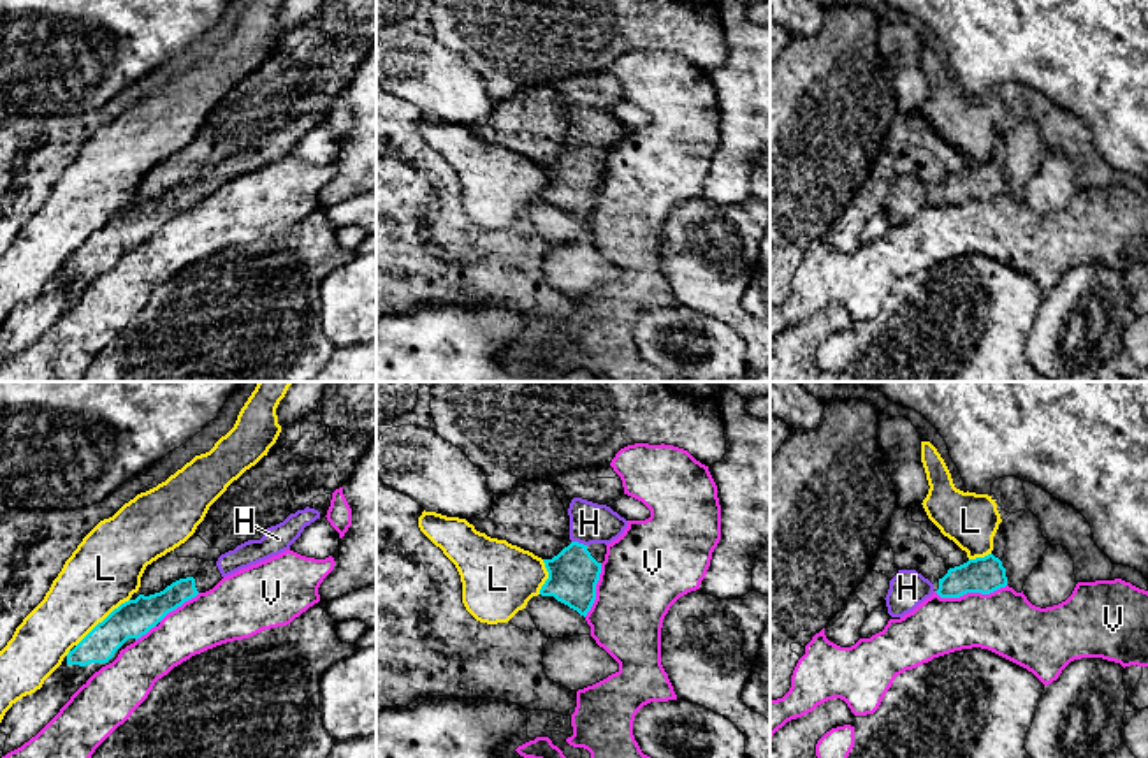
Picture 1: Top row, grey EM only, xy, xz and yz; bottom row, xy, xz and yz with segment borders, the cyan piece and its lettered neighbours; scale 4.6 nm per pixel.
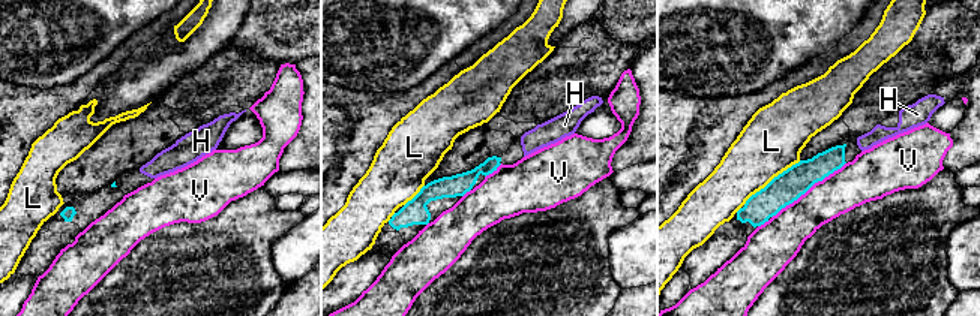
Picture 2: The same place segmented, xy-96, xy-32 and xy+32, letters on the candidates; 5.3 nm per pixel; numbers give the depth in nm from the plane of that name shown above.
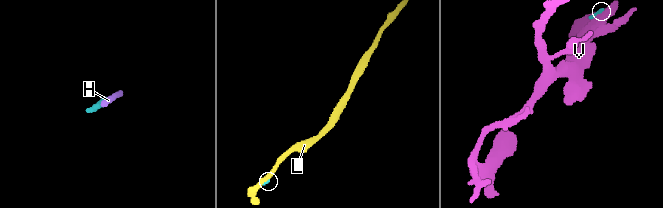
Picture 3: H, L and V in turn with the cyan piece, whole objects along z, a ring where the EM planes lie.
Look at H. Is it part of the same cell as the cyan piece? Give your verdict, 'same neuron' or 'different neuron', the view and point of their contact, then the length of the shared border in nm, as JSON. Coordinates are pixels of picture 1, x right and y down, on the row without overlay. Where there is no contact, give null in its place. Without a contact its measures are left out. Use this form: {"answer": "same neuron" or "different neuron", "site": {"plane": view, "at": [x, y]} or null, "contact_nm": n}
{"answer": "same neuron", "site": {"plane": "xz", "at": [577, 148]}, "contact_nm": 80}

